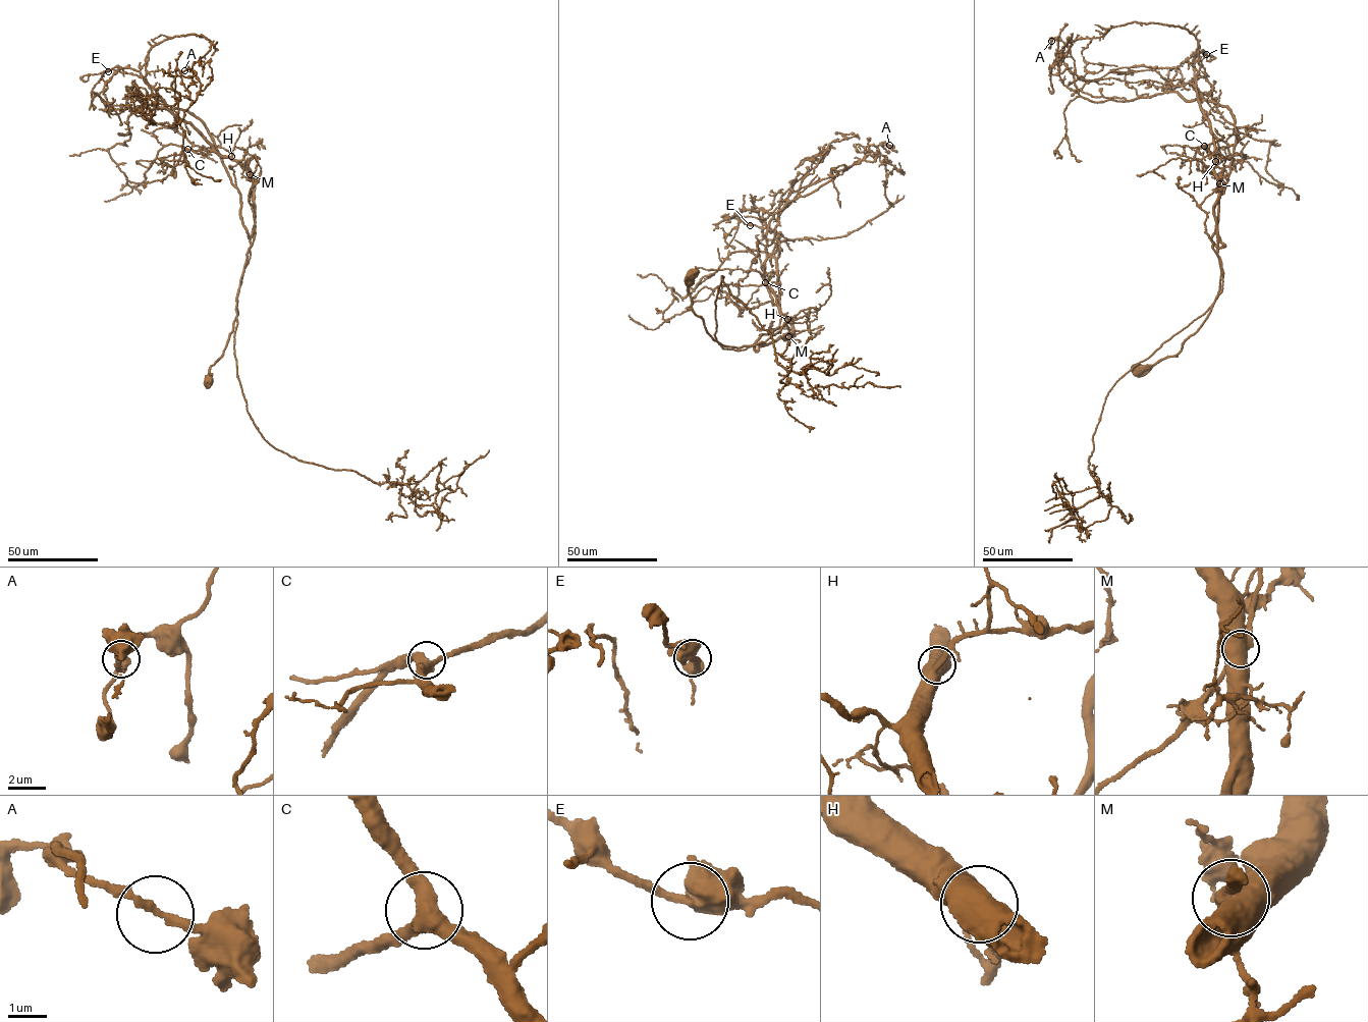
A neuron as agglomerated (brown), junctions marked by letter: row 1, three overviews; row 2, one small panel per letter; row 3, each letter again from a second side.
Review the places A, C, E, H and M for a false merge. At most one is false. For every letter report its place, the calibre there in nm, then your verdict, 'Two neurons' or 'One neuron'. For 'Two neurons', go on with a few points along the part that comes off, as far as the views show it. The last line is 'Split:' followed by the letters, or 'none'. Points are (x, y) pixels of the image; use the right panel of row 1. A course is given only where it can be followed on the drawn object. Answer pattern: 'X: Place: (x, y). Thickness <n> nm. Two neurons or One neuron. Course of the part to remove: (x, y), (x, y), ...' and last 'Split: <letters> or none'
A: Place: (1051, 41). Thickness 200 nm. One neuron
C: Place: (1204, 146). Thickness 440 nm. One neuron
E: Place: (1206, 54). Thickness 550 nm. One neuron
H: Place: (1215, 161). Thickness 400 nm. One neuron
M: Place: (1219, 183). Thickness 1000 nm. Two neurons. Course of the part to remove: (1219, 184), (1200, 207), (1221, 291), (1108, 392), (1088, 467), (1102, 495), (1074, 510), (1086, 529), (1056, 472)
Split: M

